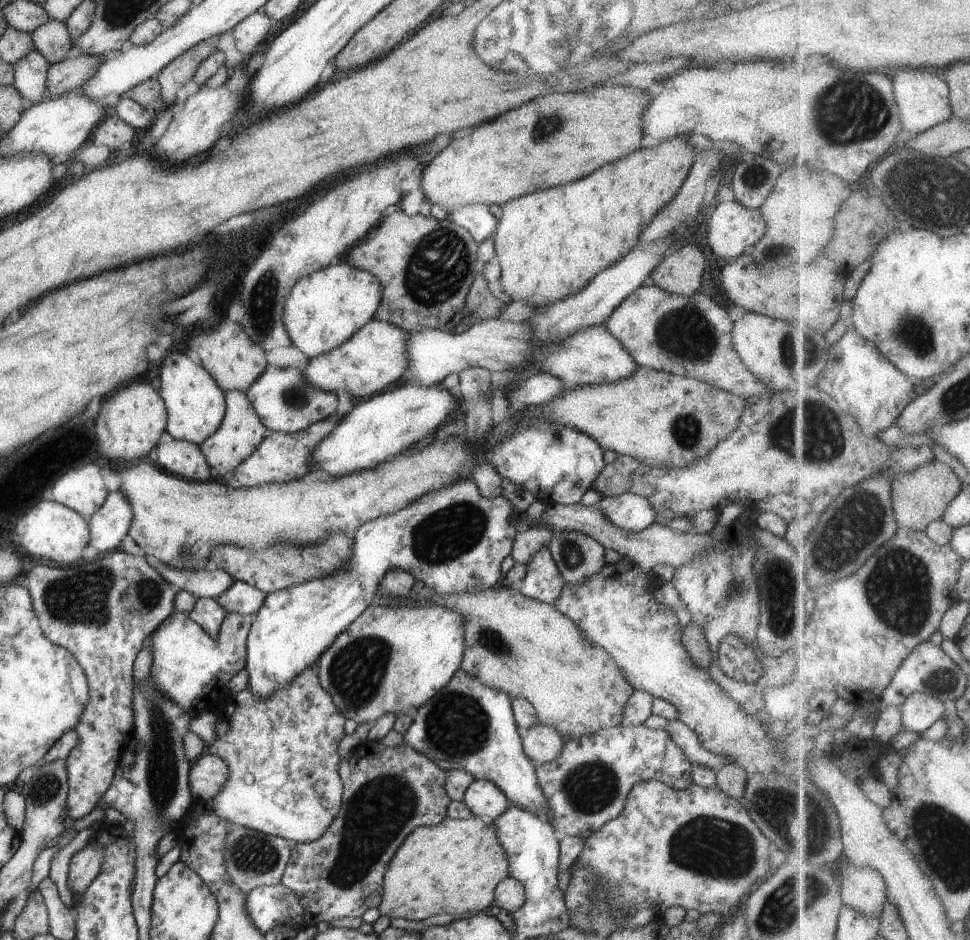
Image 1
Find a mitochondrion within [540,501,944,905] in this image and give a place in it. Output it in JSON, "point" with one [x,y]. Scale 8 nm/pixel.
{"point":[710,845]}

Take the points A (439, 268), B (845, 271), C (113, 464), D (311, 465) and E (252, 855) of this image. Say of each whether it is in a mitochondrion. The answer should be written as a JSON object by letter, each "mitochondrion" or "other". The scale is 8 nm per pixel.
{"A":"mitochondrion","B":"other","C":"other","D":"other","E":"mitochondrion"}

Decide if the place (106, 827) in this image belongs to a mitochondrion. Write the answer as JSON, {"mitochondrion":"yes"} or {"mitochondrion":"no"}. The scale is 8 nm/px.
{"mitochondrion":"no"}

